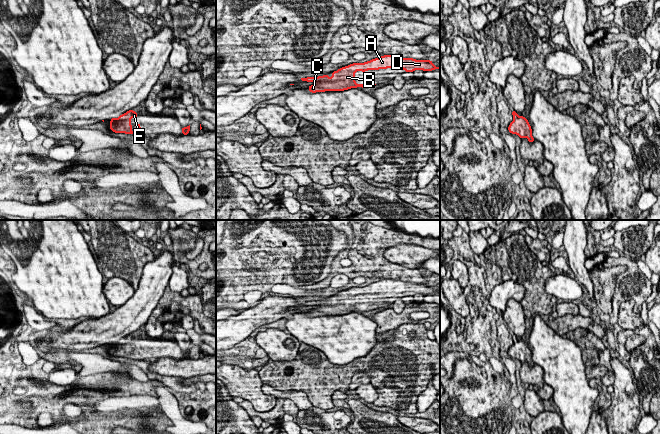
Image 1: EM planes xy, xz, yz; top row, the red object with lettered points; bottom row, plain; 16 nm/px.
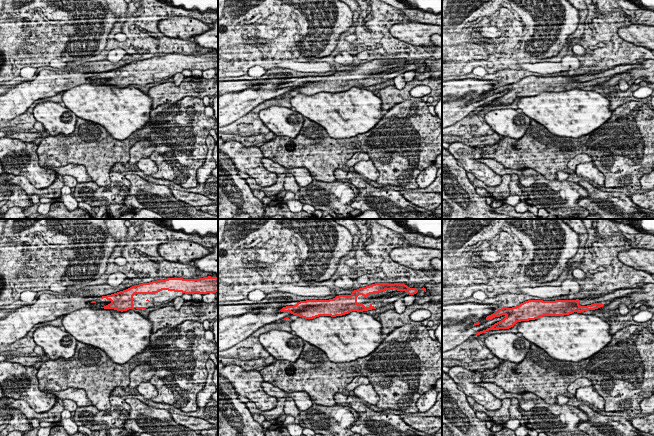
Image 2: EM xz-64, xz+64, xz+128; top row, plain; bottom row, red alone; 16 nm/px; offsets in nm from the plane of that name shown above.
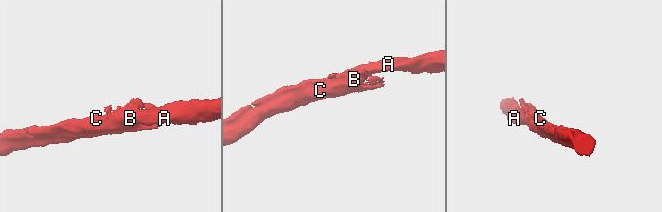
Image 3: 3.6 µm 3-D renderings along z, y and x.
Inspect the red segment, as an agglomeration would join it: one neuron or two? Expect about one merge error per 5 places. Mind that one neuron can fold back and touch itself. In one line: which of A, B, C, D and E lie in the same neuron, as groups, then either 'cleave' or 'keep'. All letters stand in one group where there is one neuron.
A B C D E | keep

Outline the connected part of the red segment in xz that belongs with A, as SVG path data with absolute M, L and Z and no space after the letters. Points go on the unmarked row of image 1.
M384 279L364 287L352 287L348 290L341 291L337 295L331 296L331 301L327 298L318 301L301 302L301 304L316 307L308 311L311 317L344 315L358 311L367 312L376 308L357 308L355 305L355 296L387 292L404 293L405 296L414 296L415 294L423 294L425 296L439 293L439 291L432 287L432 284L416 284L414 282Z

